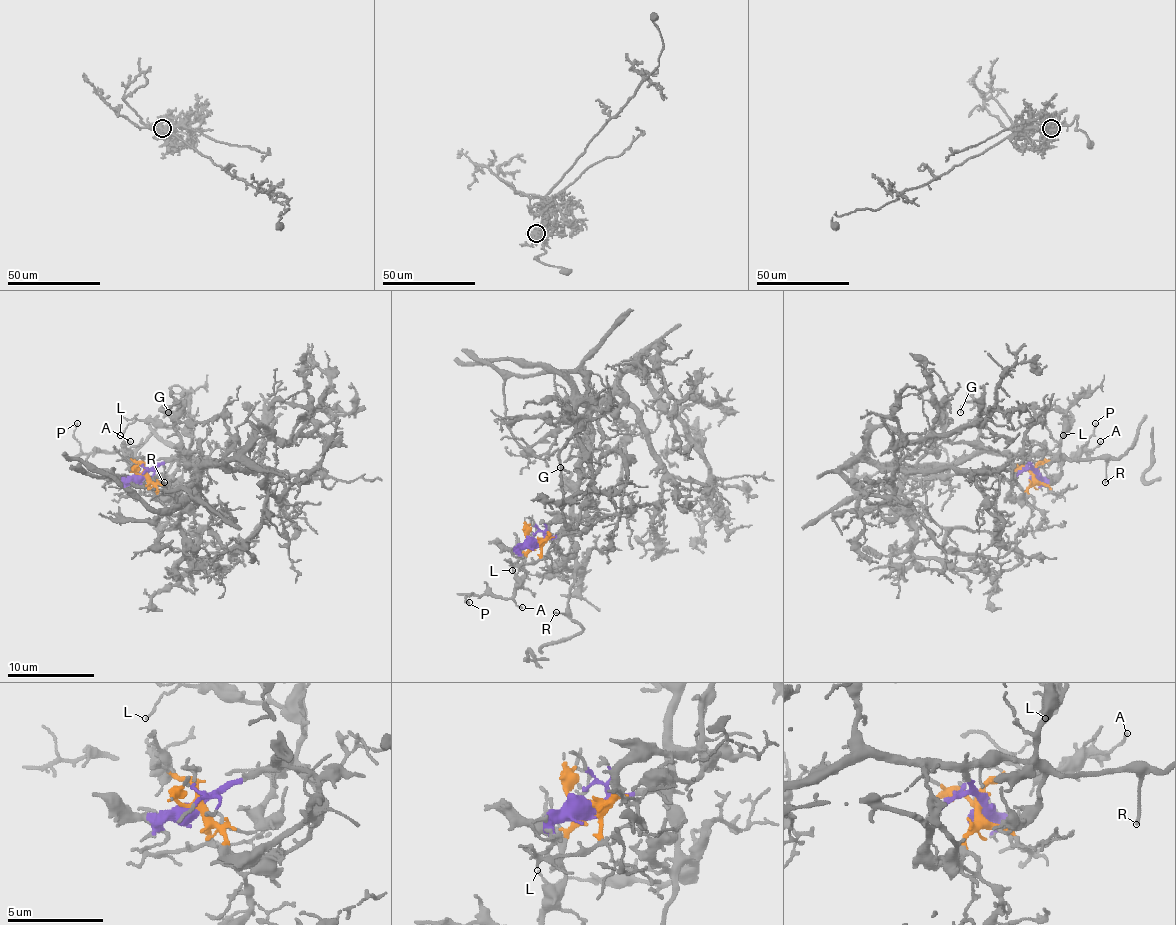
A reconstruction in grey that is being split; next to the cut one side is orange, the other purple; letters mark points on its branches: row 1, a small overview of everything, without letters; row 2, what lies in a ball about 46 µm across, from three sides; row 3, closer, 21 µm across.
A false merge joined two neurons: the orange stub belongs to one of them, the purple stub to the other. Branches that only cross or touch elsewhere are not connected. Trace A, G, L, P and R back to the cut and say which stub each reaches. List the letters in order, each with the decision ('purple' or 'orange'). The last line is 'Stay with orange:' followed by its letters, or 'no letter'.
A: orange
G: purple
L: purple
P: orange
R: purple
Stay with orange: A, P

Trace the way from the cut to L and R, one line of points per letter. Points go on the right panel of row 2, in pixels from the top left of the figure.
L: (1035, 473), (1028, 458), (1032, 454), (1054, 454), (1067, 428), (1067, 419), (1069, 430), (1063, 434)
R: (1035, 473), (1028, 458), (1032, 454), (1065, 454), (1072, 460), (1102, 458), (1106, 462), (1104, 482)

